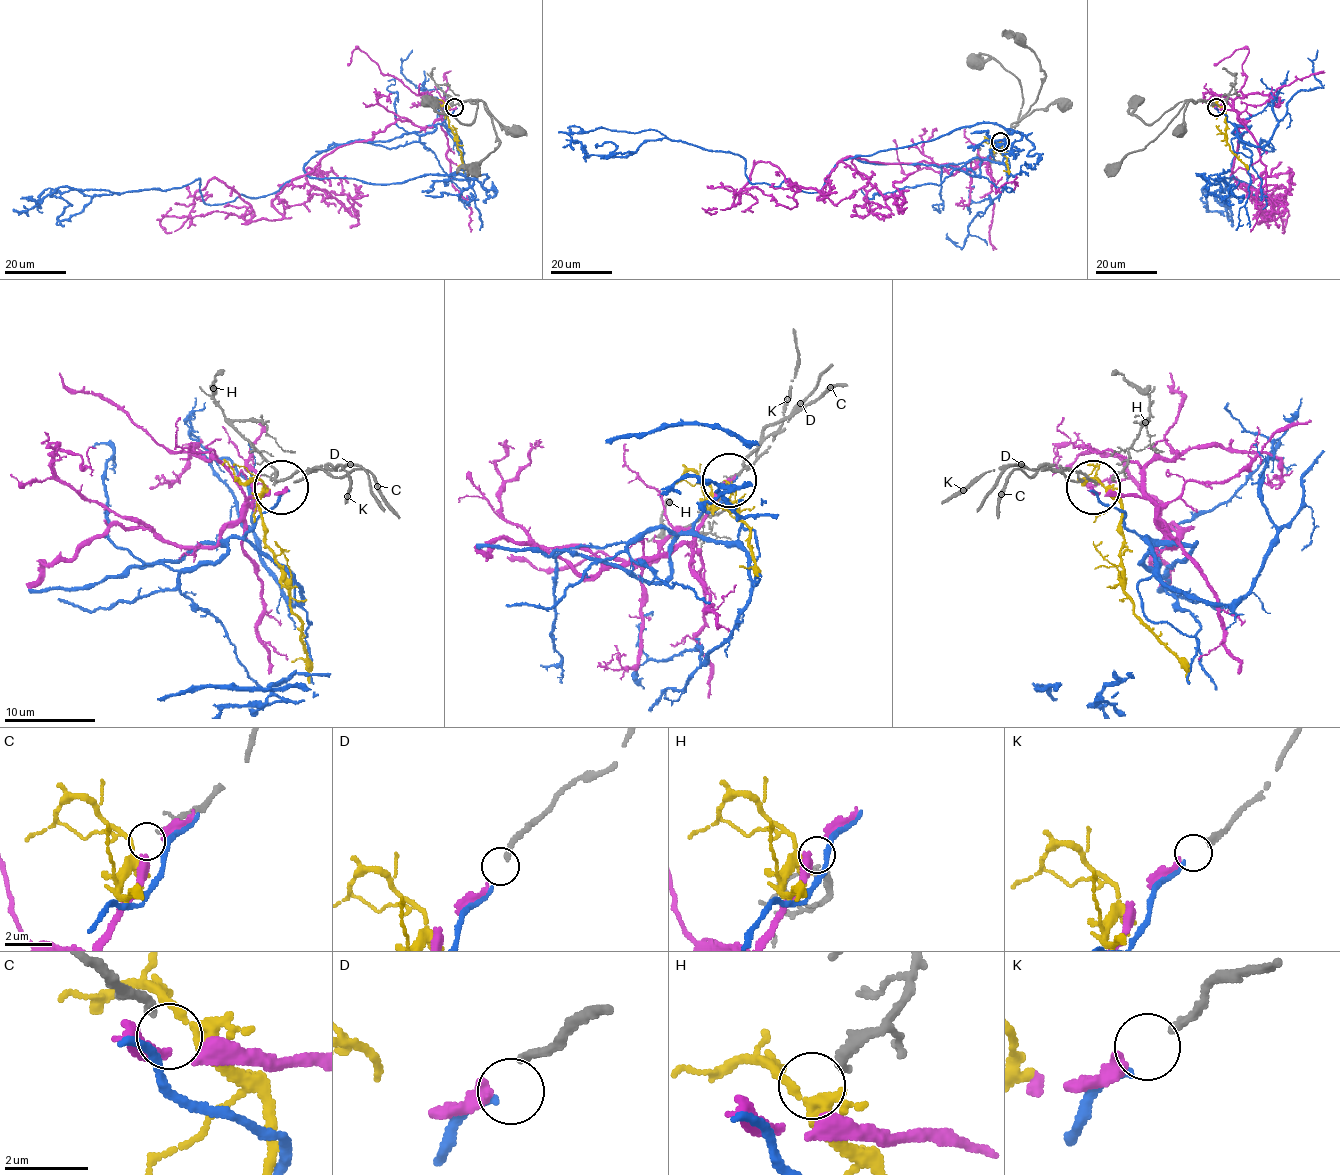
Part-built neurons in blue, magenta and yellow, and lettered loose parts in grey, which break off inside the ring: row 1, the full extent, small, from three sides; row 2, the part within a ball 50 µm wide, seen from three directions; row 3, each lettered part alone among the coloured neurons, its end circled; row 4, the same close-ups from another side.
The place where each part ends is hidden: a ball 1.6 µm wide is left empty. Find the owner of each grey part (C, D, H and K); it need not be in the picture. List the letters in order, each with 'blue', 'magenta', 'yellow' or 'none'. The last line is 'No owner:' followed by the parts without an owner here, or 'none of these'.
C: none
D: blue
H: yellow
K: magenta
No owner: C

